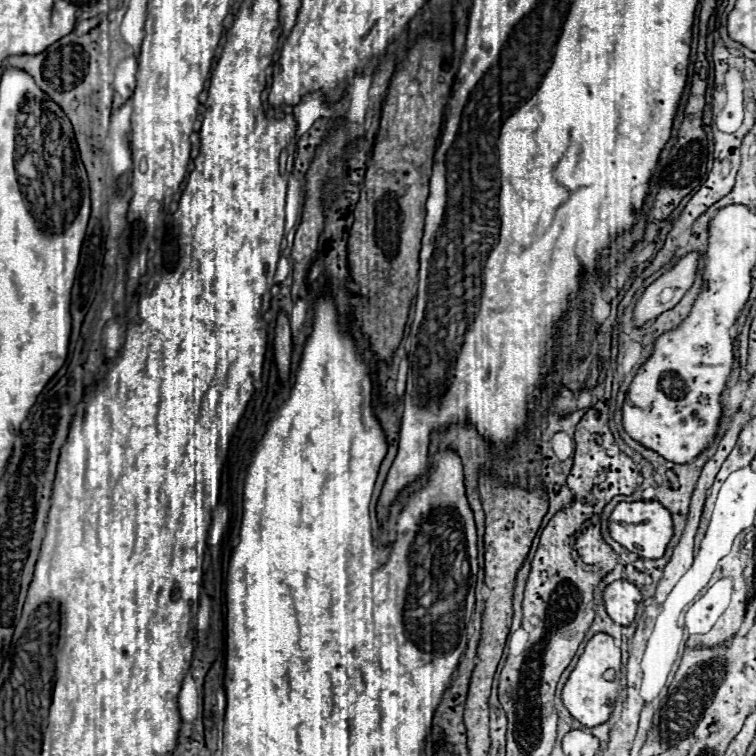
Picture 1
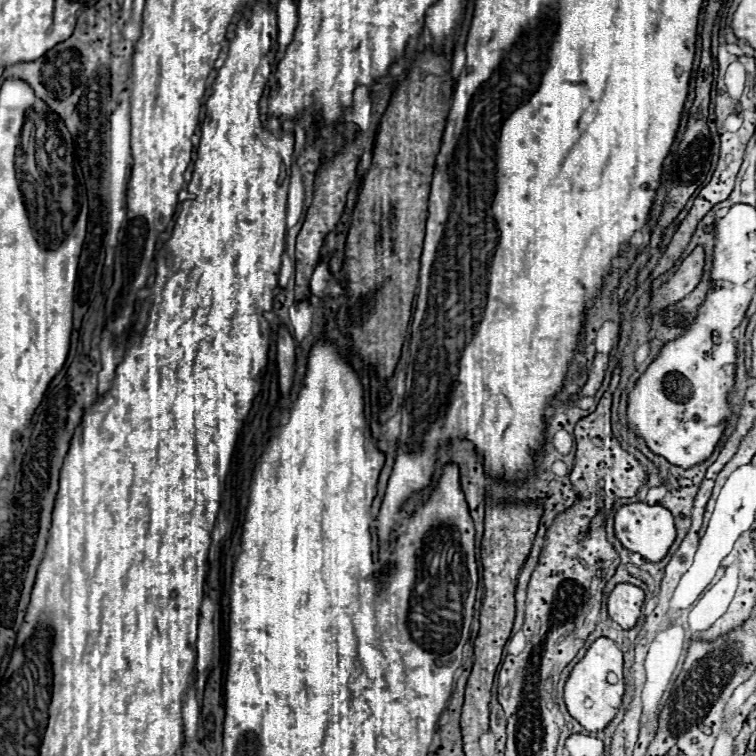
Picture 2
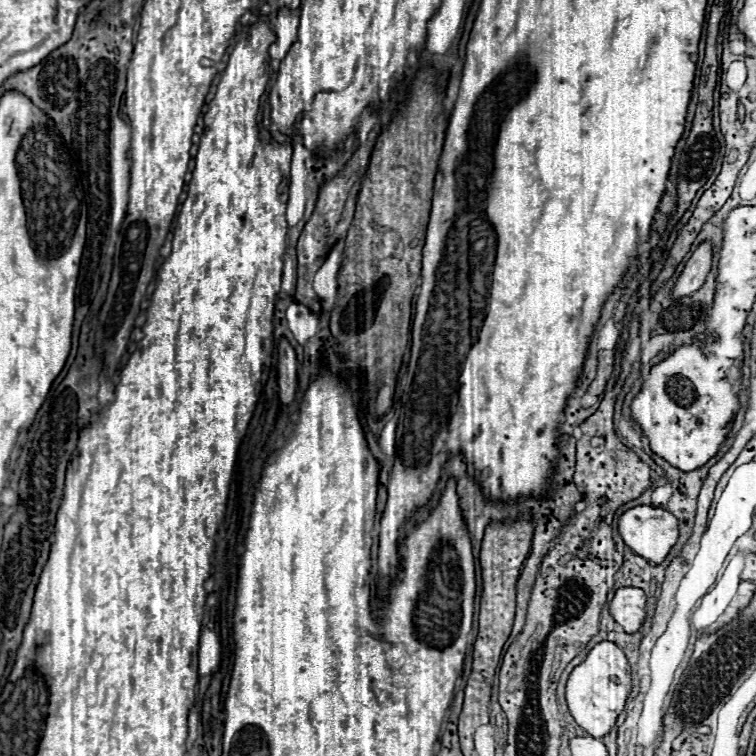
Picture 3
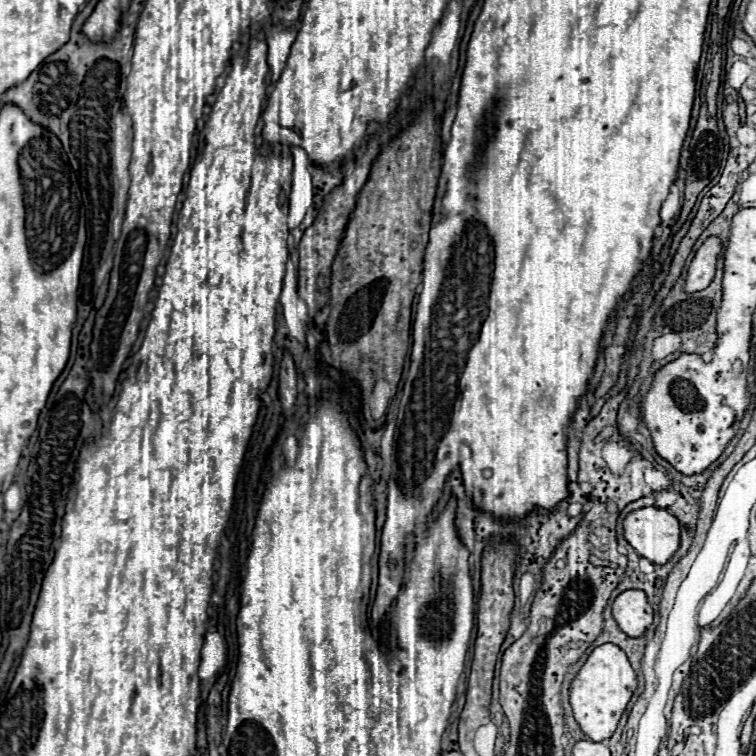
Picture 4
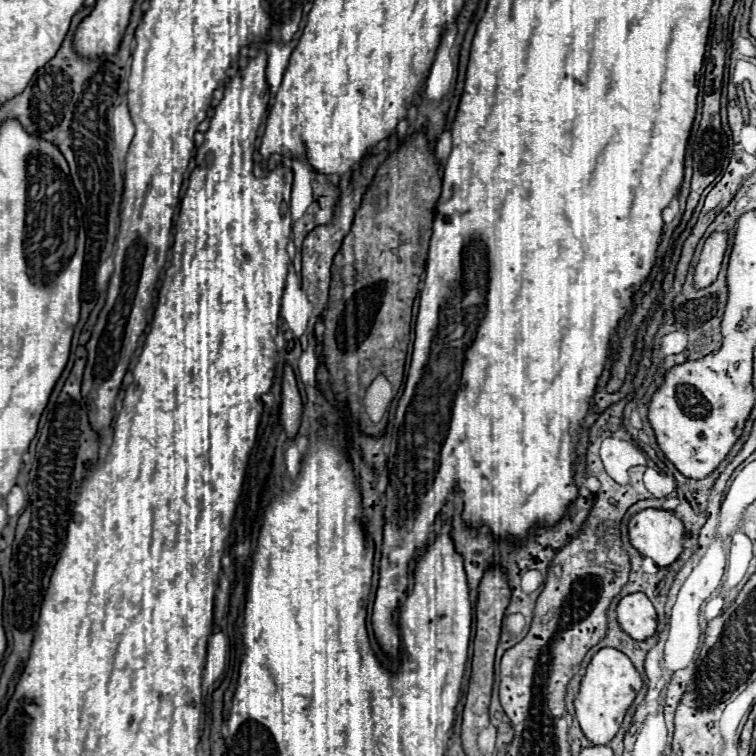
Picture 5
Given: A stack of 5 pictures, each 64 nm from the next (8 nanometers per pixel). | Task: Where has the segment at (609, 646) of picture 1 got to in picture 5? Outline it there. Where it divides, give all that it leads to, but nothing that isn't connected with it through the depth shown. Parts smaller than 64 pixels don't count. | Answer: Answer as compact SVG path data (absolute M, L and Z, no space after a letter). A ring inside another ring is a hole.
M602 648L600 652L596 652L588 664L586 676L582 678L580 694L574 700L576 718L582 726L584 736L592 744L608 746L610 740L618 734L622 720L624 720L628 708L632 706L636 694L640 692L640 688L642 688L642 676L632 666L632 662L628 660L626 654L622 654L620 650L614 650L614 648Z

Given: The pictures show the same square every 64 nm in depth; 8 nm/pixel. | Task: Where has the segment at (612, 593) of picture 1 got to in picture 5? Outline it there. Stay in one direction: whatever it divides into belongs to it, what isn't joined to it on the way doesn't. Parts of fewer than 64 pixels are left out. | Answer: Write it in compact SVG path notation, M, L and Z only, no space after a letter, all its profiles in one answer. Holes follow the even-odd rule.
M644 594L624 596L616 608L618 622L634 640L646 640L656 634L658 616L652 602Z

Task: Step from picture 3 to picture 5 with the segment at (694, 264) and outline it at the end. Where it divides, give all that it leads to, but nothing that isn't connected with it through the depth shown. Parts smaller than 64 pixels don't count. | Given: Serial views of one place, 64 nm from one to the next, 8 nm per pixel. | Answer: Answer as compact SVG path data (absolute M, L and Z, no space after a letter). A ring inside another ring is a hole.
M712 232L706 238L702 254L700 254L700 264L694 270L694 282L698 288L706 288L716 280L726 248L728 248L726 232Z

